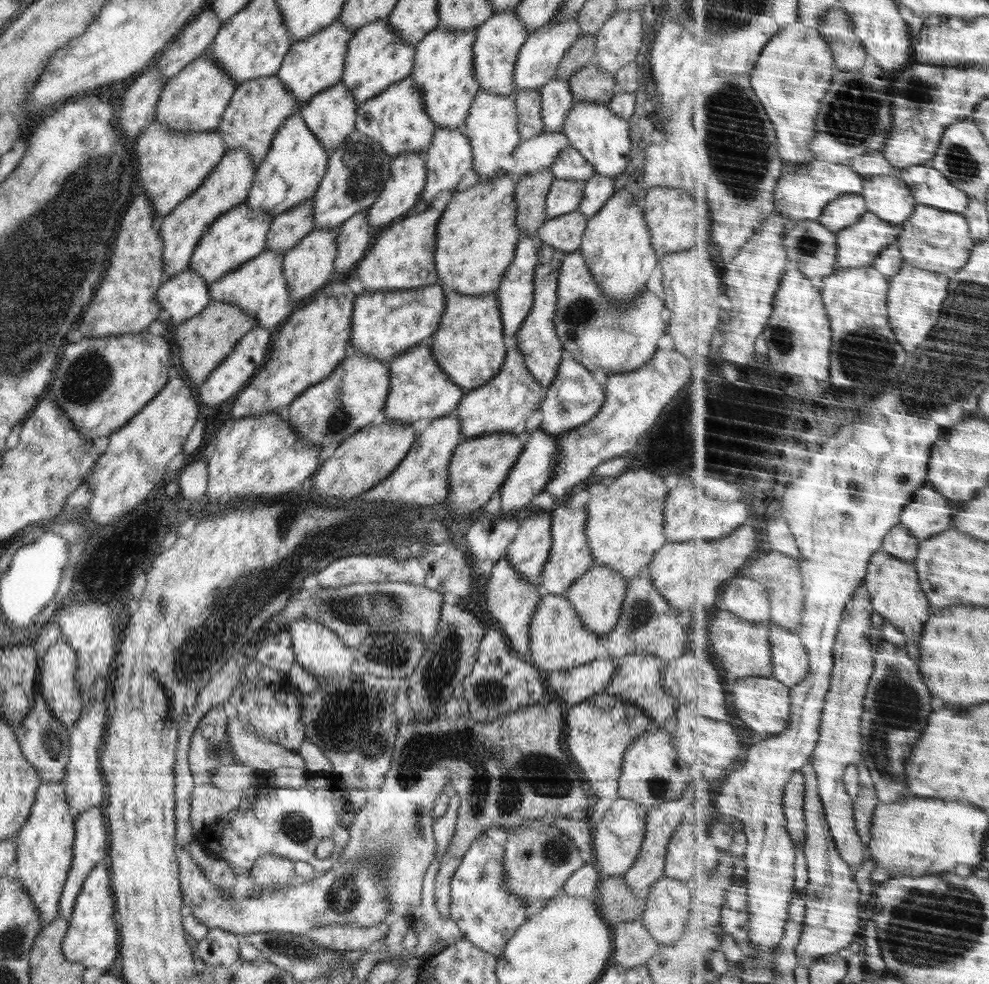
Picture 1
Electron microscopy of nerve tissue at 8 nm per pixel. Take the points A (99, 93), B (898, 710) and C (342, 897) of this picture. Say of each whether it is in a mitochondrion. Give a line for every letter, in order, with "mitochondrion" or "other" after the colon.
A: other
B: mitochondrion
C: mitochondrion

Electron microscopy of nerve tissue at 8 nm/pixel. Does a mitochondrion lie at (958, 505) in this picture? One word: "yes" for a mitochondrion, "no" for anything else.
no

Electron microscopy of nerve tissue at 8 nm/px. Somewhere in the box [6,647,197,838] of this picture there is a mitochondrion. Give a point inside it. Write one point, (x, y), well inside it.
(52, 743)

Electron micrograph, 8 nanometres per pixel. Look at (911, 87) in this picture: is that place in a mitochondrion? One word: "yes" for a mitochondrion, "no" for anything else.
yes

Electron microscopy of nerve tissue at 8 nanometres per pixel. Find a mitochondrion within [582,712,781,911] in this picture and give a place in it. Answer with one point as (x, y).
(658, 787)

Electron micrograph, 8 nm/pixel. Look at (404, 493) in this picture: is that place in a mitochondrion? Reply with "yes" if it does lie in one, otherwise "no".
no

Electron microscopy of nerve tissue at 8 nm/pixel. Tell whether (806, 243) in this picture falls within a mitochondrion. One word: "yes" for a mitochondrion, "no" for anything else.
yes

